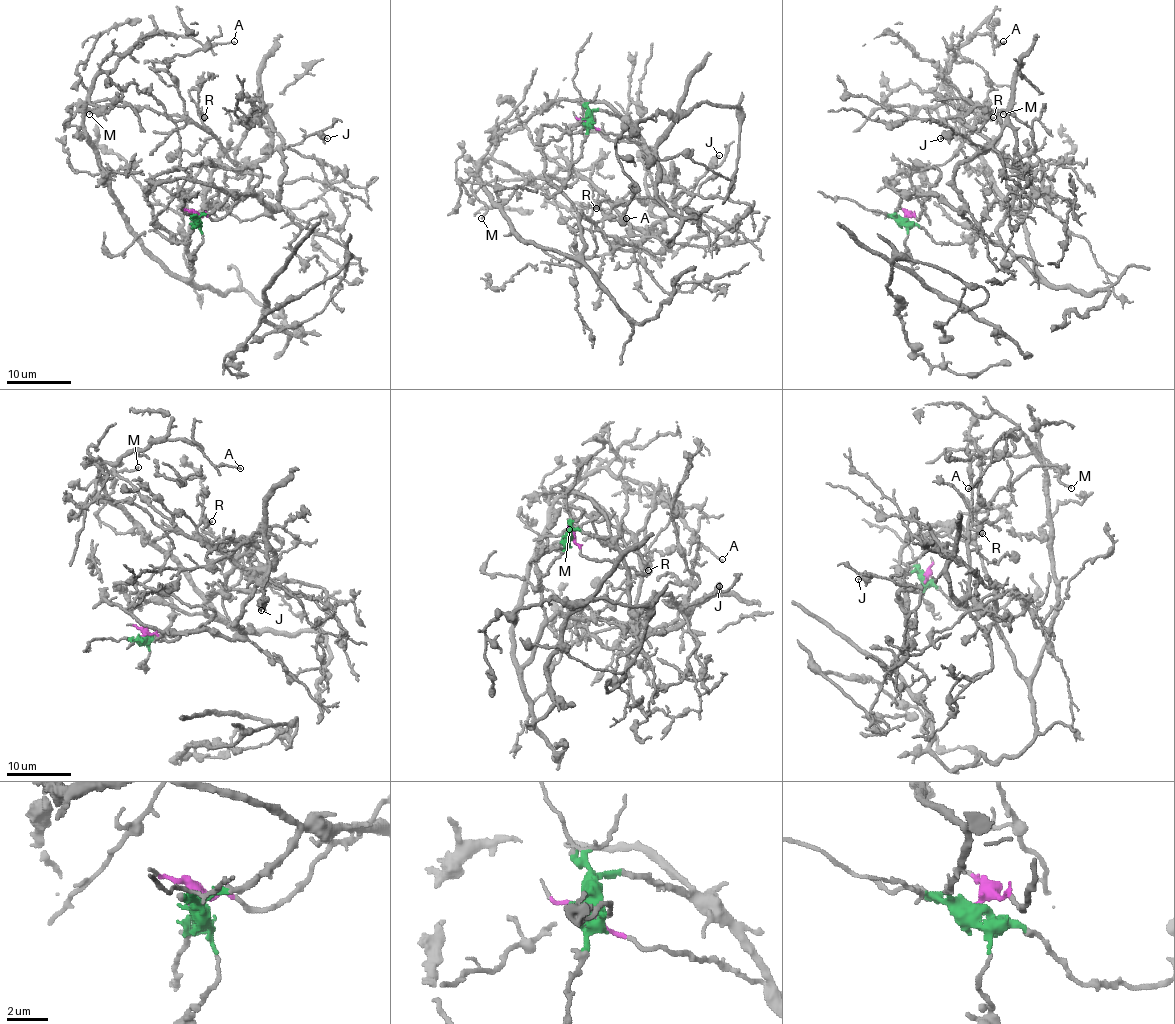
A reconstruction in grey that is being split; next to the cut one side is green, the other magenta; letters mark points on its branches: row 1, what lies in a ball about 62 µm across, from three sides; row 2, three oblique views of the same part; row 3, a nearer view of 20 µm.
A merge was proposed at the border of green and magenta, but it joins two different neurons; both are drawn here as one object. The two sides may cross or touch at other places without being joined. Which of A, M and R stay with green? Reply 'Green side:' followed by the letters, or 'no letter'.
Green side: R

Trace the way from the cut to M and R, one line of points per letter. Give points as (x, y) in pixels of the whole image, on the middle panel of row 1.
M: (588, 119), (653, 153), (541, 125), (544, 172), (578, 220), (578, 255), (523, 241), (475, 177), (481, 219)
R: (588, 119), (613, 112), (663, 174), (676, 170), (663, 230), (634, 228), (596, 190), (596, 209)

